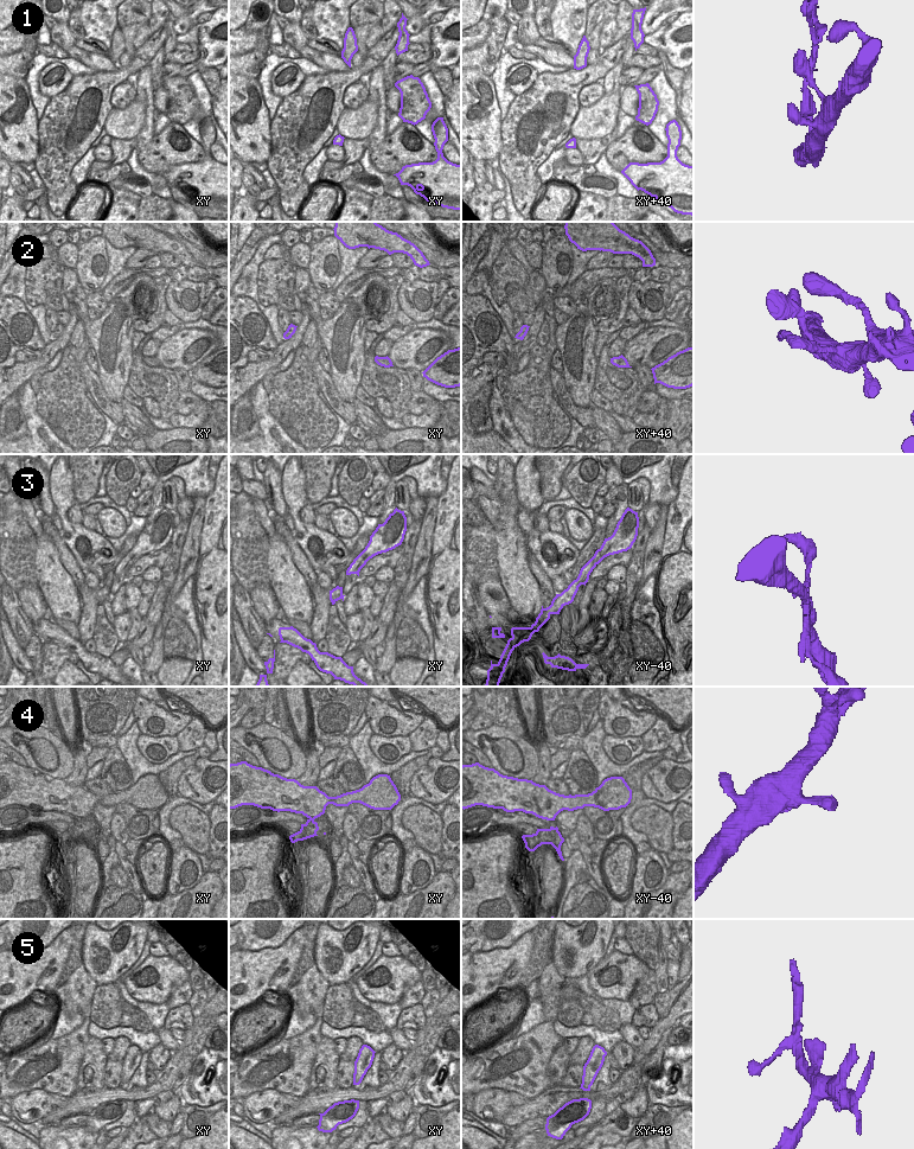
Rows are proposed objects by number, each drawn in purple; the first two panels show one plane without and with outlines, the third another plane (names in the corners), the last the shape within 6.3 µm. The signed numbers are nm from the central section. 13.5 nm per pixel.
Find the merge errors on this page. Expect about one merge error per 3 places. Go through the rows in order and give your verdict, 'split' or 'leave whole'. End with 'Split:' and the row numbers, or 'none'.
1: split
2: split
3: split
4: split
5: leave whole
Split: 1, 2, 3, 4

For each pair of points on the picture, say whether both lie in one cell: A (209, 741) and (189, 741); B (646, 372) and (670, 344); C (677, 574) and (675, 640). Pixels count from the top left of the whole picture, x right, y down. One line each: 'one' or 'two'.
A: two
B: two
C: one

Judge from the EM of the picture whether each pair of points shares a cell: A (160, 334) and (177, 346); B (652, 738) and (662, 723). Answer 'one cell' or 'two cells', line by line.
A: two cells
B: one cell

